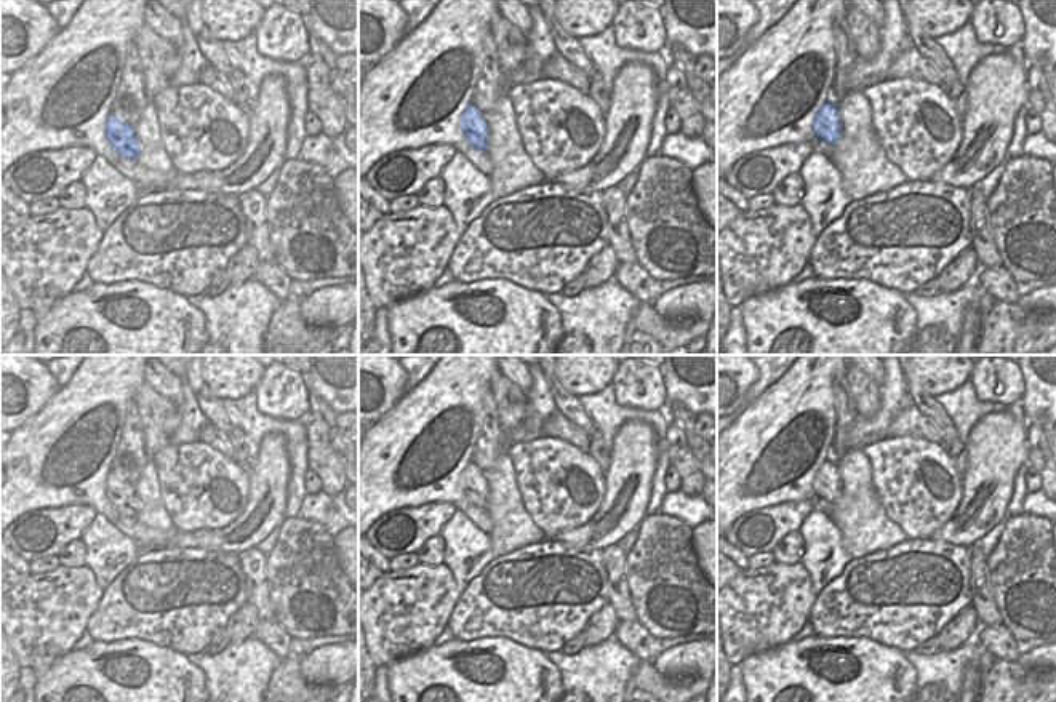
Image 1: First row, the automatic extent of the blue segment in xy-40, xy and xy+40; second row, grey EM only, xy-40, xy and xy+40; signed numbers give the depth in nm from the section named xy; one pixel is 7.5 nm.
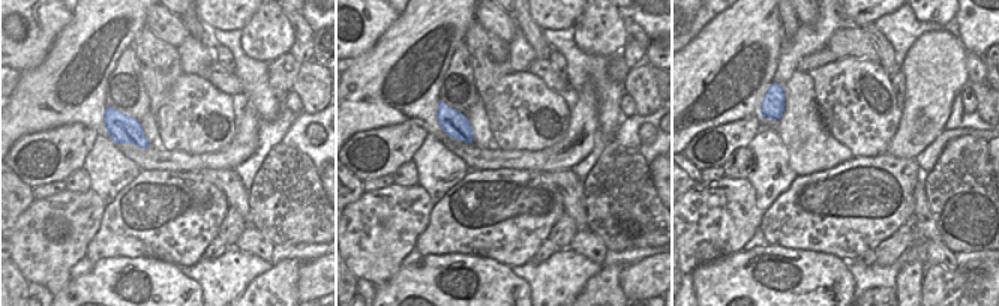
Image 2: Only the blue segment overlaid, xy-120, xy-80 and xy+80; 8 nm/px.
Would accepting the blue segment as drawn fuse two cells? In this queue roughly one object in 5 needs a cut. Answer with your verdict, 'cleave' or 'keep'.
keep

